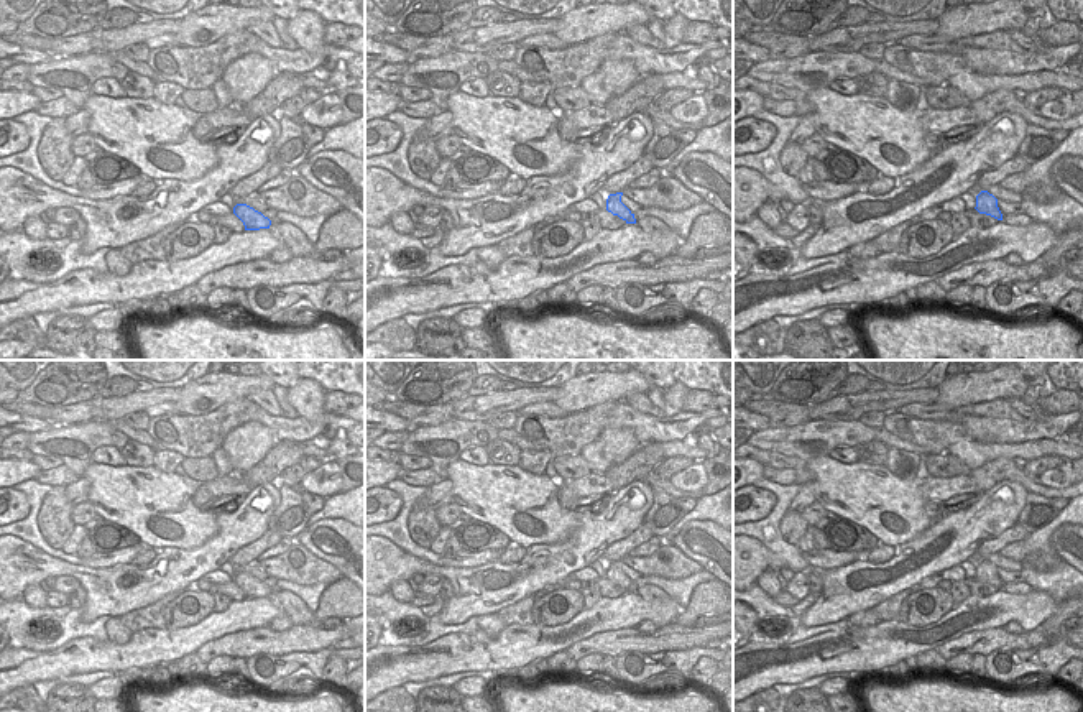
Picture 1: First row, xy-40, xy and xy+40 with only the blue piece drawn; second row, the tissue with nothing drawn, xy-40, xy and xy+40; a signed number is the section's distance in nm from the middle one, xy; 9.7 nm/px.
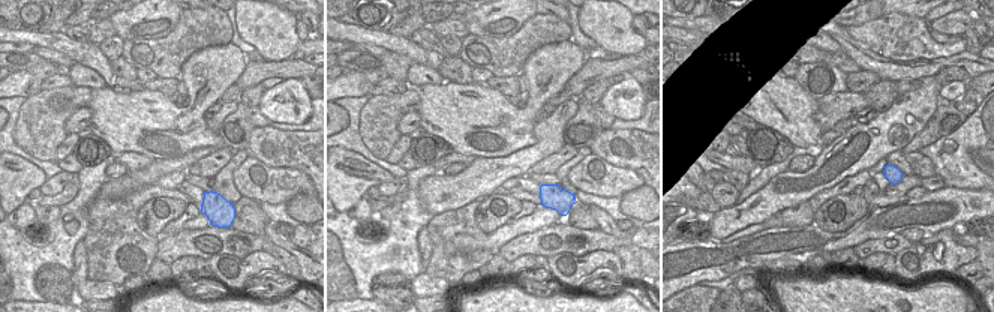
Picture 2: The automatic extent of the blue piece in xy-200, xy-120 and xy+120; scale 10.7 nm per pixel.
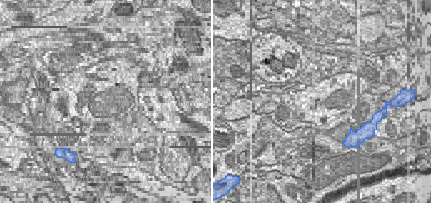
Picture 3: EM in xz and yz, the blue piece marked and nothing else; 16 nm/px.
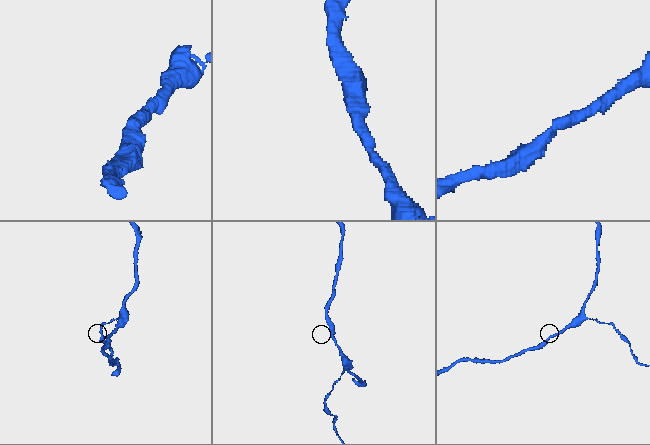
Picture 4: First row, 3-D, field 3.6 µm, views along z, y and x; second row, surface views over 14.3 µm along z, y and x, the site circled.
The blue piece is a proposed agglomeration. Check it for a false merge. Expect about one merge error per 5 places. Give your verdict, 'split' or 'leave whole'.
leave whole

